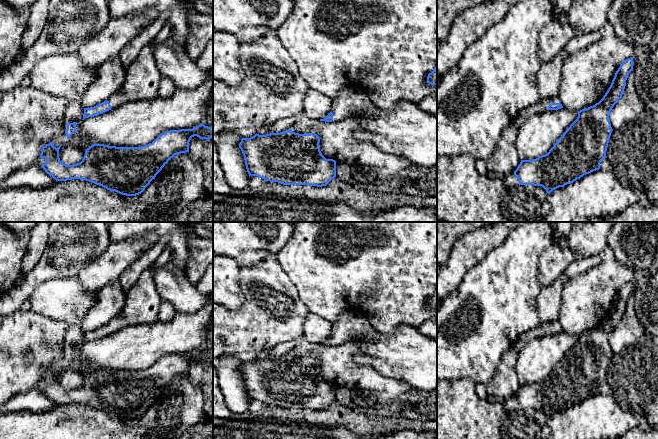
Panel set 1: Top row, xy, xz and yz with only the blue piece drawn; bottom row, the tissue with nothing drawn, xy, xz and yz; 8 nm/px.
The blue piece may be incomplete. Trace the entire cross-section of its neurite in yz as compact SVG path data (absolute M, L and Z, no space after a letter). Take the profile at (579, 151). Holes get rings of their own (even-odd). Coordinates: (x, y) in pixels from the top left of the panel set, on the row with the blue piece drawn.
M632 57L621 63L603 98L595 105L578 111L577 119L548 153L536 159L521 160L515 171L504 175L505 188L519 185L542 186L550 194L559 187L564 187L586 174L599 170L601 161L606 158L608 143L613 131L609 114L618 100L622 98L628 75L633 71L633 64Z

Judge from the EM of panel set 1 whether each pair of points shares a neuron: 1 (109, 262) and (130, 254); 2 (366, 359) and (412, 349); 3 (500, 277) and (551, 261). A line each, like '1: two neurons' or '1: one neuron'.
1: one neuron
2: one neuron
3: two neurons

